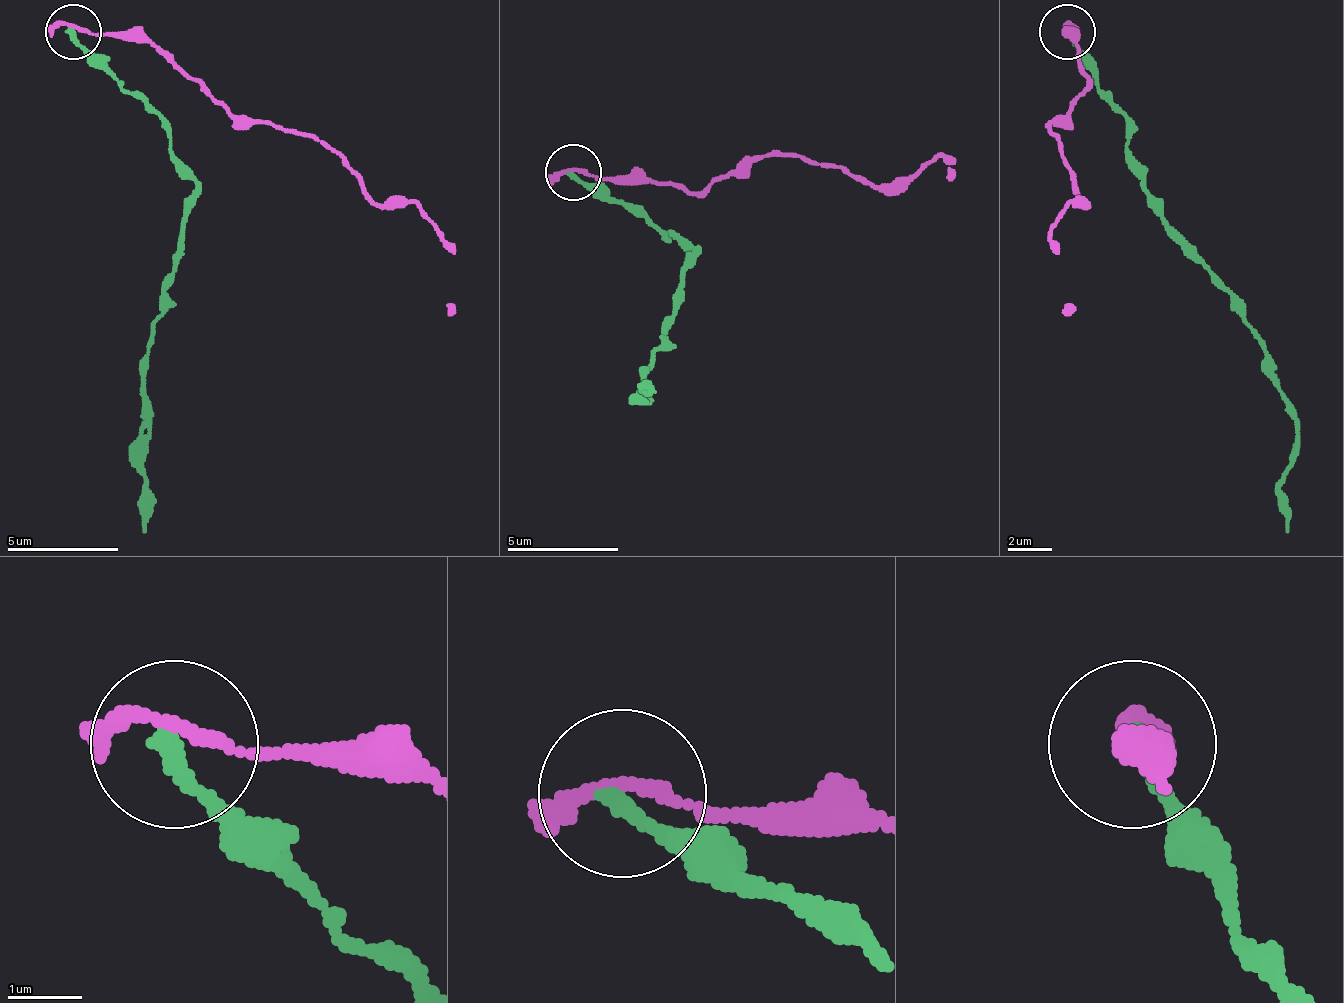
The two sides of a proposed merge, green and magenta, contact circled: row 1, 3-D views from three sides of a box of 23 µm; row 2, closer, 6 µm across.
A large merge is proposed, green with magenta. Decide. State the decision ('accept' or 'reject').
reject

